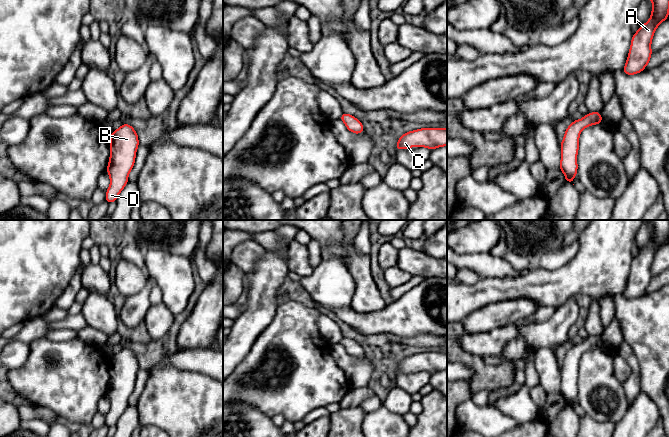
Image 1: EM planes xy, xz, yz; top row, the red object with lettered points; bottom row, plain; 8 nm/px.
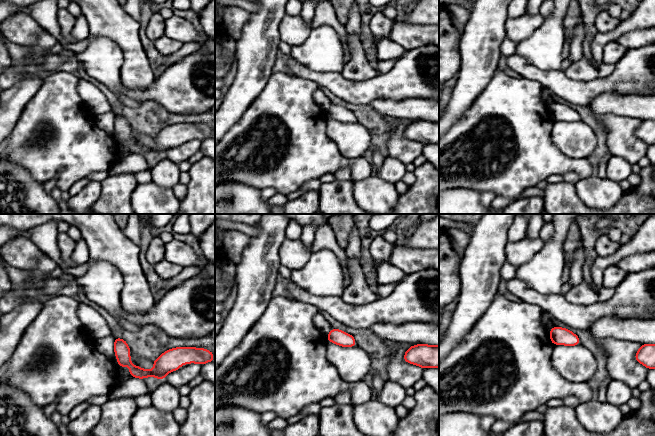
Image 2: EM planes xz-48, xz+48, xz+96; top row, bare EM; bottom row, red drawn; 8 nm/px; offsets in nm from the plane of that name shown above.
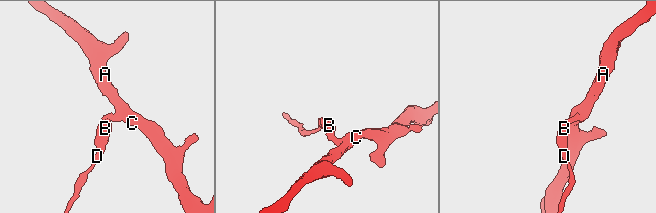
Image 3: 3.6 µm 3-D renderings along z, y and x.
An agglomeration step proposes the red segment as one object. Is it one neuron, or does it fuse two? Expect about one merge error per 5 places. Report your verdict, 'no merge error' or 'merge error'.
no merge error

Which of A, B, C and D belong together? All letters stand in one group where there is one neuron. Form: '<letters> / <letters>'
A B C D

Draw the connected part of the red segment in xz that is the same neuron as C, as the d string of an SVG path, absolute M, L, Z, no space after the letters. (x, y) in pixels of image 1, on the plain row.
M421 352L404 357L397 365L396 375L413 370L426 371L431 374L447 370L447 353Z

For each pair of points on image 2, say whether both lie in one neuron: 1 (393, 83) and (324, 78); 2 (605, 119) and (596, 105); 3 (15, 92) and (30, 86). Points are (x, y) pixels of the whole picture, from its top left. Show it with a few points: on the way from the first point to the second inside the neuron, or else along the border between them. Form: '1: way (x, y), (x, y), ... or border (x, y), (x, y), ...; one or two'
1: way (376, 88), (341, 87); one
2: border (597, 114), (620, 114), (625, 116); two
3: way (19, 92), (26, 89); one

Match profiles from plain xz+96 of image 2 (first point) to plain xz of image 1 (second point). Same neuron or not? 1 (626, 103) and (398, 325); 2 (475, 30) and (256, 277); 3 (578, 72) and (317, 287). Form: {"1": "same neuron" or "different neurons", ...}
{"1": "different neurons", "2": "same neuron", "3": "different neurons"}

